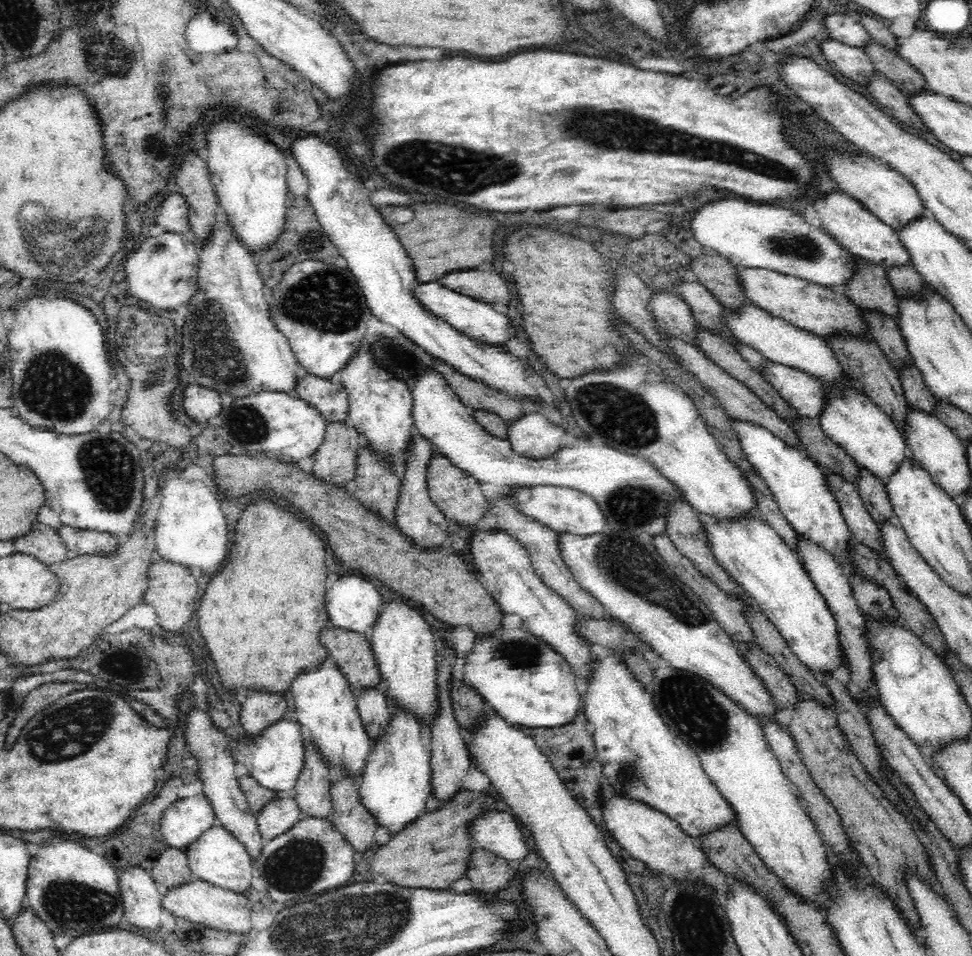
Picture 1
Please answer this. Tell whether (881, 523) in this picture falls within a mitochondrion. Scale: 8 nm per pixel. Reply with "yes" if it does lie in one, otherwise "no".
no

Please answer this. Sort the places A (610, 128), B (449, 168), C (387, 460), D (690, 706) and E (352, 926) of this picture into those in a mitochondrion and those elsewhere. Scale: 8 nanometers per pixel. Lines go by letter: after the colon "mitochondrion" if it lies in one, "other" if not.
A: mitochondrion
B: mitochondrion
C: other
D: mitochondrion
E: mitochondrion

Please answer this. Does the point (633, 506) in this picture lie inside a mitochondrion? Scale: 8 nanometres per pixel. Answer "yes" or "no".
yes

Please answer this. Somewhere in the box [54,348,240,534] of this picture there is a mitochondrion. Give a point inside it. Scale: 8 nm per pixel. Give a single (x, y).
(109, 470)

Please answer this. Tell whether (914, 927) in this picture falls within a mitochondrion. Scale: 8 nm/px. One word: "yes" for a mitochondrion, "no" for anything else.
no

